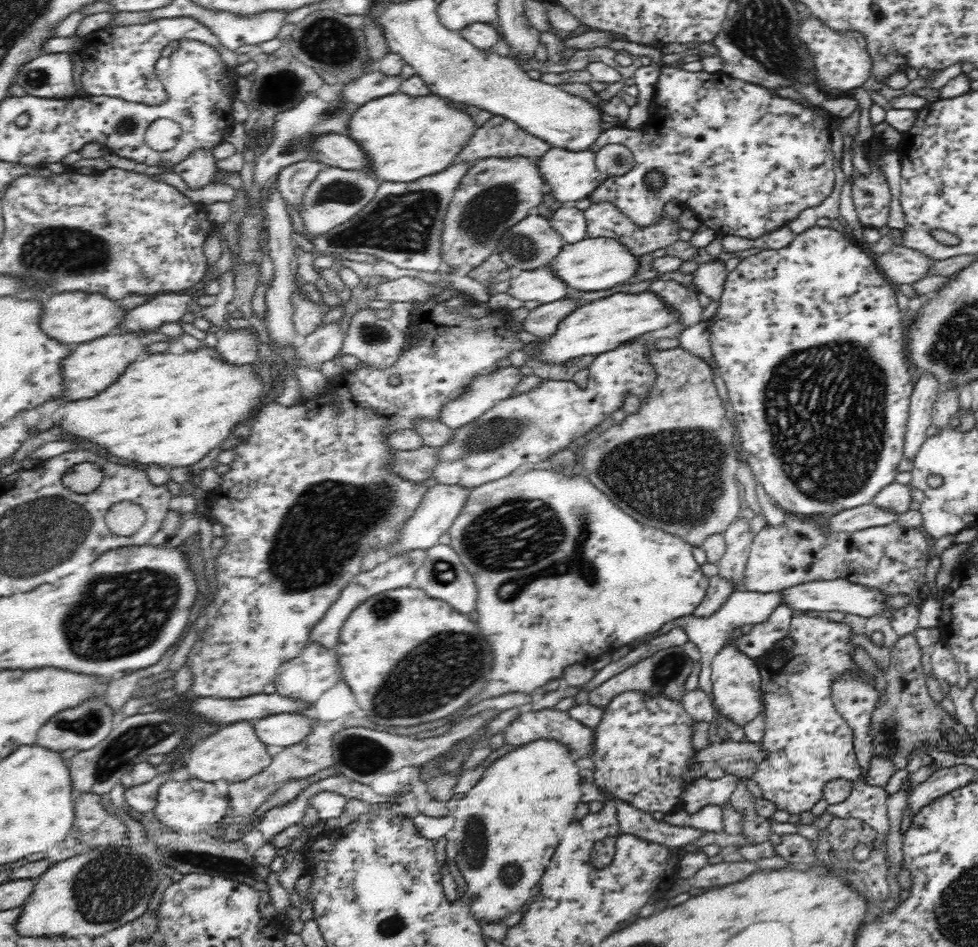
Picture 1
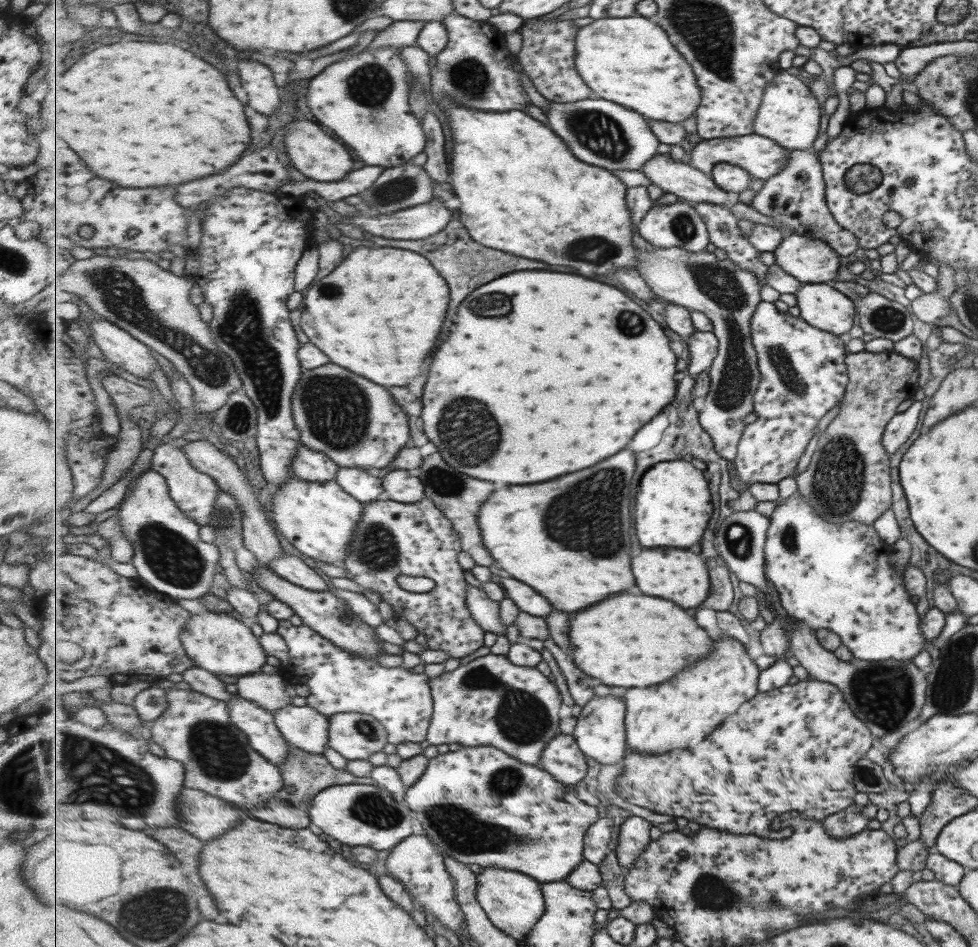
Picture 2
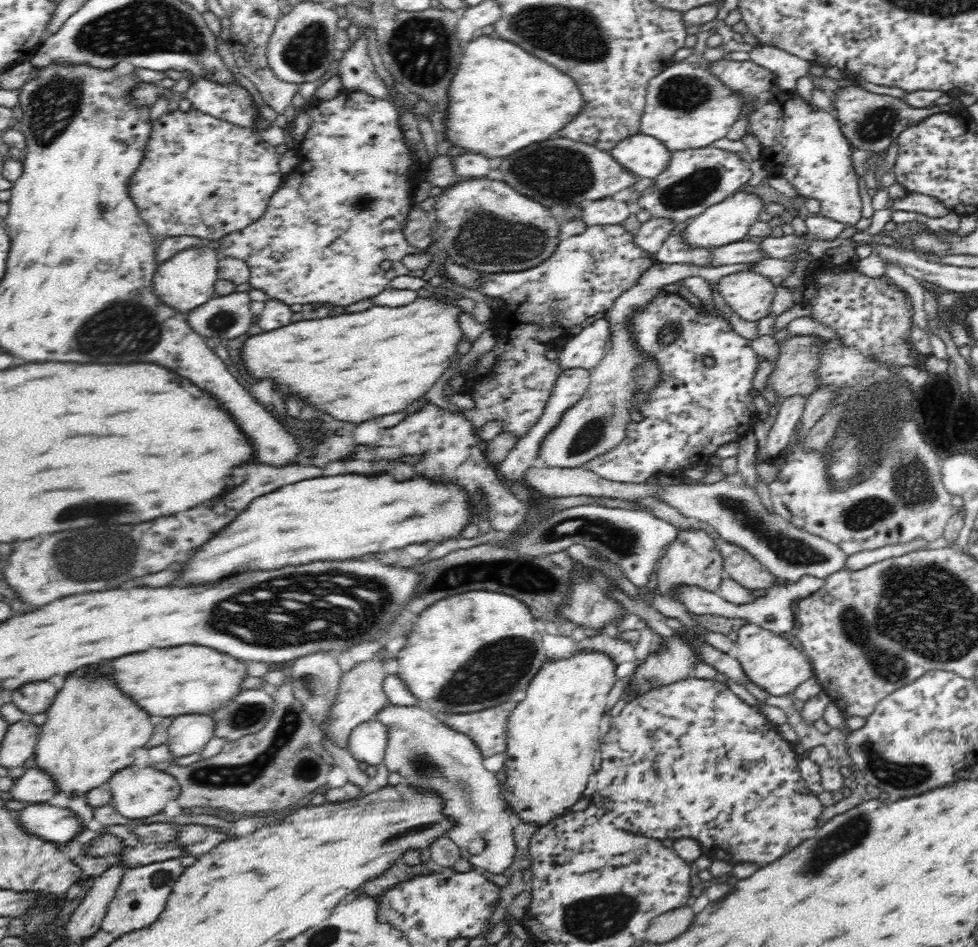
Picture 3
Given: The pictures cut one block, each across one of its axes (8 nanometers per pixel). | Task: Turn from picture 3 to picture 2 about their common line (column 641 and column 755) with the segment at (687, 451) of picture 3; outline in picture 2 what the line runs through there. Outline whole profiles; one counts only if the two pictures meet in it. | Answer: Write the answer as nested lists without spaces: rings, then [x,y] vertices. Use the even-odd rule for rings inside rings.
[[[761,302],[752,318],[752,337],[760,364],[761,381],[756,391],[755,414],[757,419],[749,424],[744,438],[739,442],[738,455],[734,460],[736,472],[743,483],[777,484],[797,472],[799,460],[813,438],[815,426],[821,416],[844,398],[847,384],[845,374],[845,348],[833,333],[823,332],[809,324],[801,315],[791,316],[772,302]]]

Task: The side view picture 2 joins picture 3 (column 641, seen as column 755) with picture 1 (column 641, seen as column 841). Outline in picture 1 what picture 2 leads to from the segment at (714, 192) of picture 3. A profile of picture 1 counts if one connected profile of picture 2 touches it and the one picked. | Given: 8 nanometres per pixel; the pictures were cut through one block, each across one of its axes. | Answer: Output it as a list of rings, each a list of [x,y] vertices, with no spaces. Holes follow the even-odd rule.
[[[607,202],[591,204],[590,207],[583,210],[583,213],[586,219],[586,234],[588,238],[604,237],[620,241],[634,256],[649,254],[654,252],[654,250],[658,250],[658,248],[664,248],[666,245],[672,244],[677,240],[678,231],[681,230],[678,227],[677,220],[668,221],[665,215],[662,216],[662,220],[658,224],[648,226],[648,228],[640,228],[628,216],[624,216],[624,213],[620,212],[613,204],[608,204]]]

